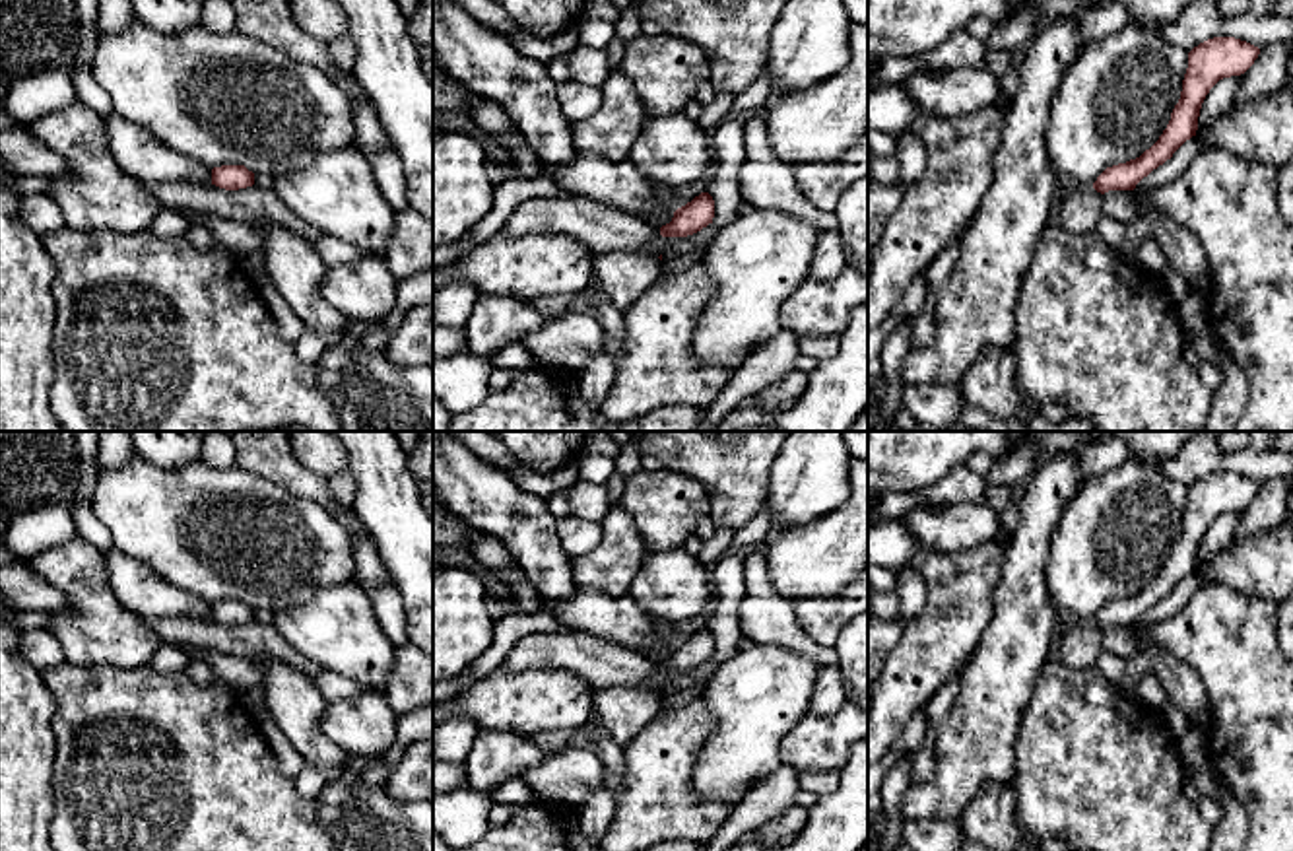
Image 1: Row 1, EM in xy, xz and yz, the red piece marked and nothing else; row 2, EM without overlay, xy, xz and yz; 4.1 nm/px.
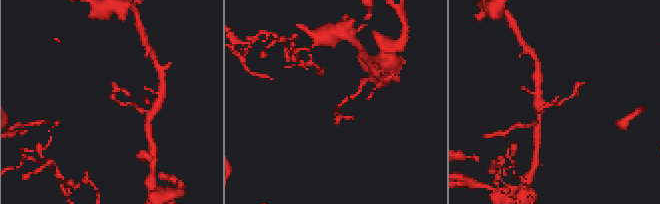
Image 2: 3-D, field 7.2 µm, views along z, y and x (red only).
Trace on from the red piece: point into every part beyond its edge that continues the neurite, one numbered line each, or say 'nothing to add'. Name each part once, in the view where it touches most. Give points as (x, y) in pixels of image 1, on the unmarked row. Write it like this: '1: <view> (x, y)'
nothing to add

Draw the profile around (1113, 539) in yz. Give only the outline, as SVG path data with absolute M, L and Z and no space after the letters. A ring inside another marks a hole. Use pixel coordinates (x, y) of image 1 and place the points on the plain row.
M1126 460L1083 480L1050 536L1044 579L1056 608L1079 622L1093 622L1107 602L1136 595L1149 585L1180 534L1186 503L1188 486L1169 478L1155 464Z

